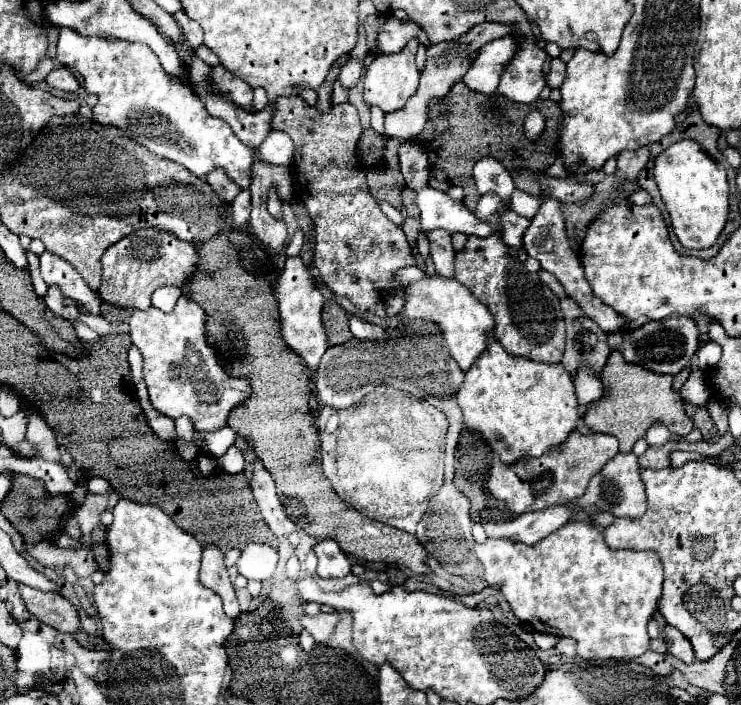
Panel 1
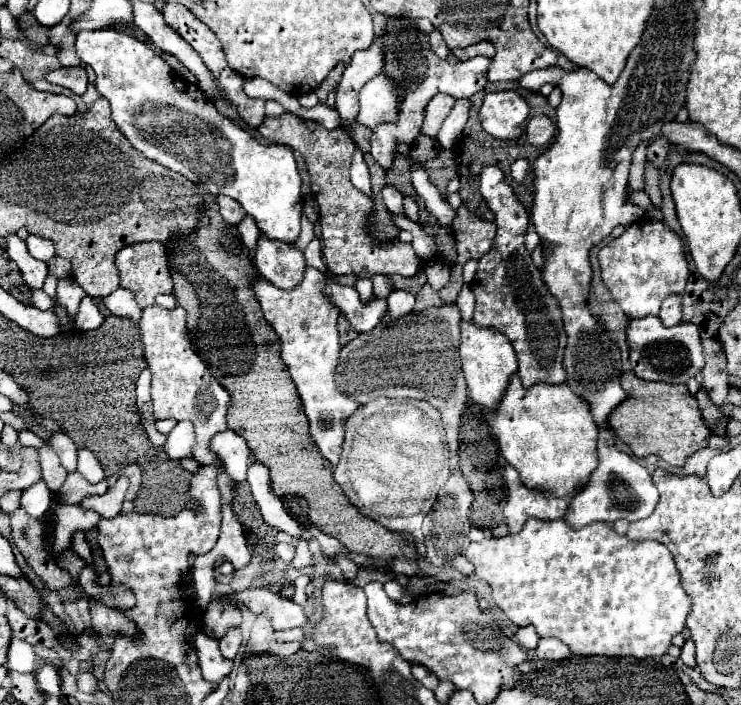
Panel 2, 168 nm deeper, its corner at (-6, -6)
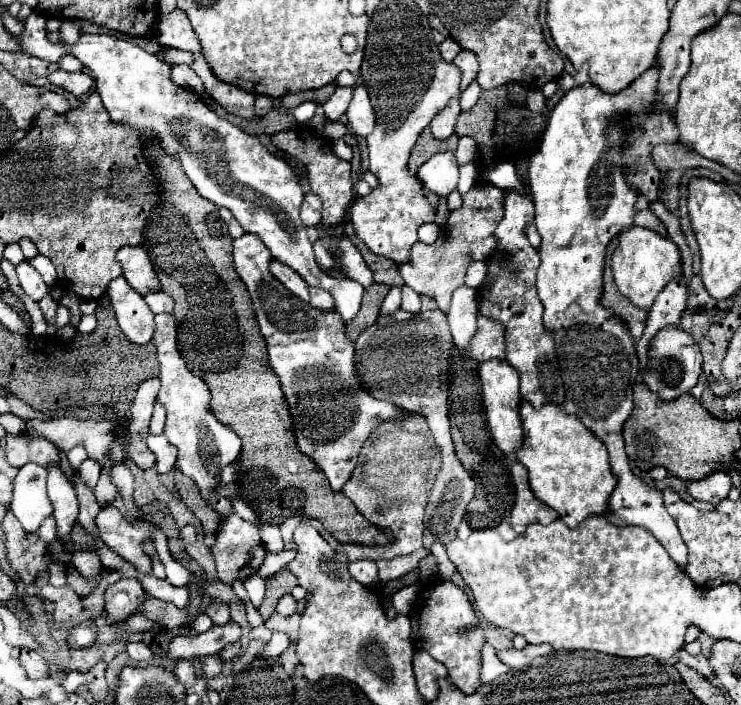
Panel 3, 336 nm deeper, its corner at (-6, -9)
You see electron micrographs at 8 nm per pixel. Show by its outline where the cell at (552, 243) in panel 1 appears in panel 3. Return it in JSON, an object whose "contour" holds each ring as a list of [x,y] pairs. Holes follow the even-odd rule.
{"contour":[[[666,326],[666,330],[658,330],[654,342],[650,342],[648,368],[640,370],[640,376],[642,382],[654,394],[658,394],[662,400],[672,400],[684,392],[690,392],[696,386],[700,372],[702,372],[702,356],[694,338],[676,326]]]}

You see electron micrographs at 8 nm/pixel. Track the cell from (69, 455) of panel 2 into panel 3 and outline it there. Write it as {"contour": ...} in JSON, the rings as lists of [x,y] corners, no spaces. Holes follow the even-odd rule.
{"contour":[[[76,446],[76,448],[72,448],[72,450],[66,454],[66,458],[68,458],[70,468],[72,468],[72,470],[78,470],[78,466],[88,458],[88,454],[86,454],[86,450],[84,450],[82,446]]]}

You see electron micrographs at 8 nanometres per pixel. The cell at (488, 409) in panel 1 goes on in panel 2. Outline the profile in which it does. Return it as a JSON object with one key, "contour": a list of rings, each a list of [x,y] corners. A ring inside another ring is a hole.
{"contour":[[[514,375],[500,407],[494,413],[482,411],[498,437],[504,459],[518,469],[526,487],[538,489],[546,497],[574,497],[588,485],[588,477],[598,467],[598,425],[586,403],[566,383],[562,387],[524,389],[518,375]]]}

